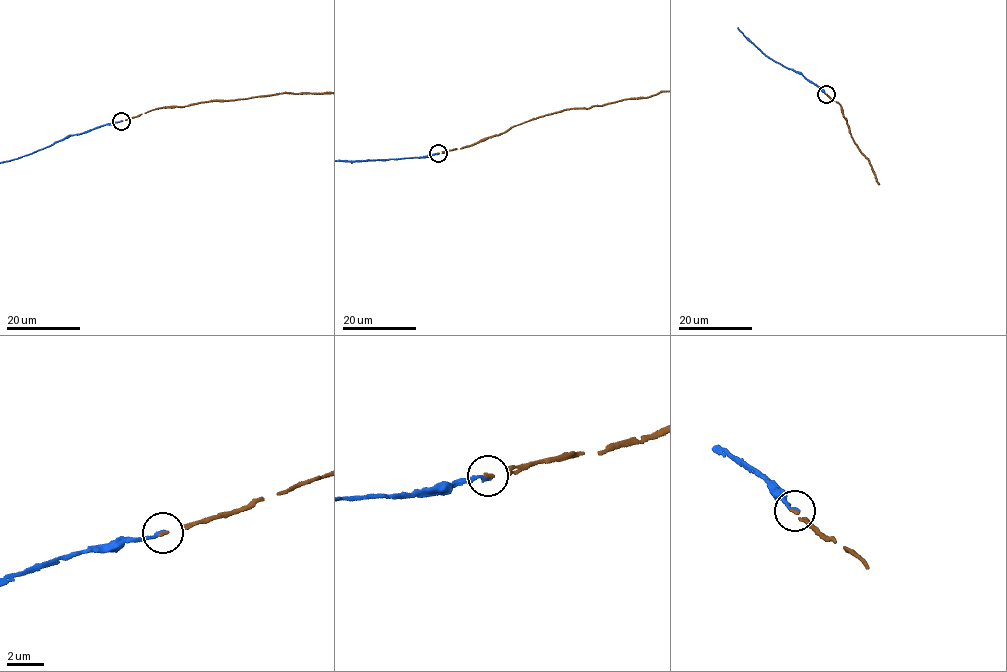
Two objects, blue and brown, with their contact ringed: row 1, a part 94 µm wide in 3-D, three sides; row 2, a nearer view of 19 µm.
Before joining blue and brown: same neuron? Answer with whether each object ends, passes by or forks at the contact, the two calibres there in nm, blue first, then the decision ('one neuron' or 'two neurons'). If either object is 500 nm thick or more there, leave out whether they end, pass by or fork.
blue ends; brown ends; calibres 200 and 150 nm; one neuron

